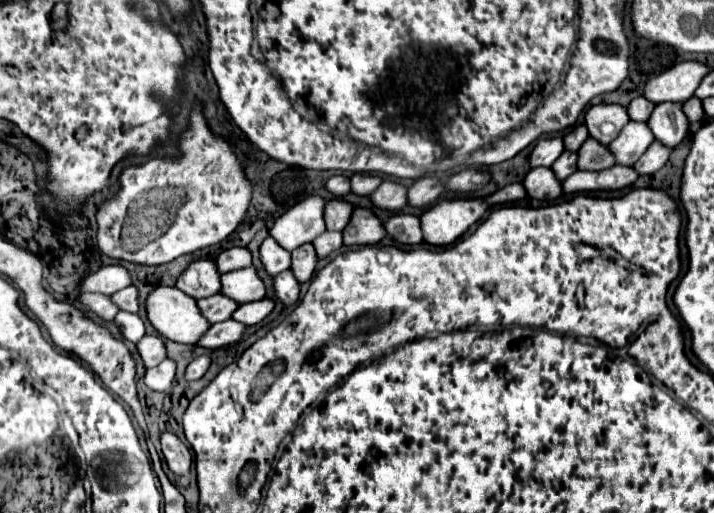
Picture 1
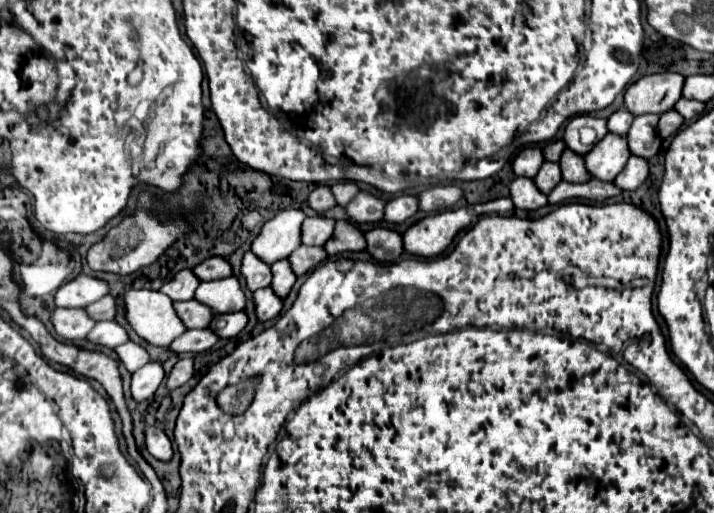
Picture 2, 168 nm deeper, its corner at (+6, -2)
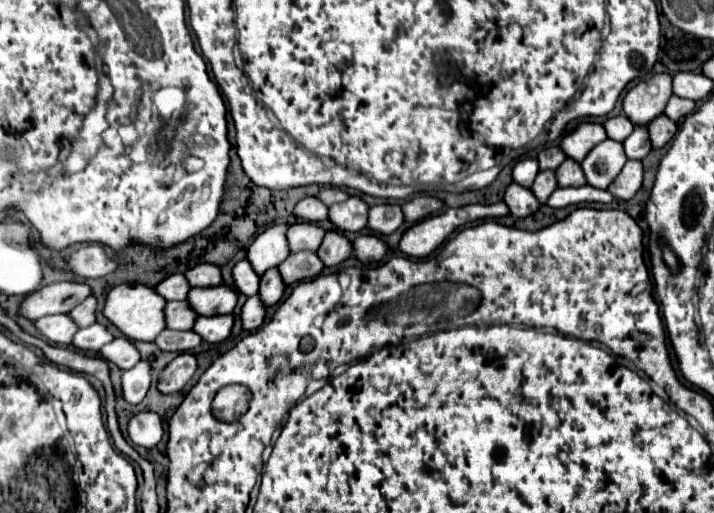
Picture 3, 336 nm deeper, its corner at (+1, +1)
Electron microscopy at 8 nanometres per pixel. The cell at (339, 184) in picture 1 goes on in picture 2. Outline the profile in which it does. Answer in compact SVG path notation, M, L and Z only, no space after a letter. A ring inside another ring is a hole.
M318 186L318 188L314 188L314 190L310 192L310 196L308 196L308 206L310 206L314 212L322 214L322 212L334 208L334 206L336 206L336 200L332 198L332 192L328 190L328 186Z

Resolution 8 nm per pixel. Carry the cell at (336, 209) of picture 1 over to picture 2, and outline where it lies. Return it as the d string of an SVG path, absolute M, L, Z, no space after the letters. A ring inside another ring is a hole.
M320 216L306 218L300 228L300 240L306 246L322 246L332 236L334 220L326 220Z

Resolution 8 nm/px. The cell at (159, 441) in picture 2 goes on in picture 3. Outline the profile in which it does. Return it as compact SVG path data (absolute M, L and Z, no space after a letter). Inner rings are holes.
M145 411L145 413L137 413L131 421L129 421L129 439L135 445L153 449L159 445L159 441L163 439L163 425L161 425L161 417L157 413Z

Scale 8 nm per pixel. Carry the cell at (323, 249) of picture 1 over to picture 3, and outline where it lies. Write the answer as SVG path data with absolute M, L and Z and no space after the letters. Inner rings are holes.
M299 251L299 253L291 253L289 259L285 259L285 263L279 265L281 277L285 279L287 285L299 283L303 279L313 279L321 273L323 265L321 259L317 257L315 251Z

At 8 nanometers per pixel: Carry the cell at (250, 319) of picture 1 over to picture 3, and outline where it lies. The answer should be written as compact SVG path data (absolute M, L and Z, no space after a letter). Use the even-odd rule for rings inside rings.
M213 315L213 317L199 317L193 331L199 333L209 343L221 343L231 335L233 329L233 315Z

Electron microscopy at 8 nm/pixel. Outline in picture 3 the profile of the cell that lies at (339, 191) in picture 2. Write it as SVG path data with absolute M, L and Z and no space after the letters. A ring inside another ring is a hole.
M325 187L319 195L317 195L325 205L333 205L333 203L341 203L345 199L349 199L349 195L343 191L343 189L337 189L337 187Z

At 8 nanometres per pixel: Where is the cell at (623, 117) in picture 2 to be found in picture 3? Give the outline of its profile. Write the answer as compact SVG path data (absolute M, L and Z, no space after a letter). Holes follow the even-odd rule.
M617 115L617 117L611 117L611 119L605 121L605 131L607 131L609 139L623 141L623 139L627 139L631 135L633 123L625 115Z

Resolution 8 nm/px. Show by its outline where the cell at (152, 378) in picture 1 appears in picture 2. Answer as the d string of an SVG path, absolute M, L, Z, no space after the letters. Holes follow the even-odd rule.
M148 362L146 366L142 366L140 370L136 370L132 374L132 382L130 382L130 394L132 394L132 398L136 402L150 400L162 380L164 380L162 366L158 362Z

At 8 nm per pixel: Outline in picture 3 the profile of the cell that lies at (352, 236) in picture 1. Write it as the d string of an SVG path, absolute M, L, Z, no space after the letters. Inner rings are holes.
M327 231L321 247L317 249L317 255L321 257L321 261L331 267L331 265L339 265L341 261L349 259L353 253L351 241L339 233L339 231Z

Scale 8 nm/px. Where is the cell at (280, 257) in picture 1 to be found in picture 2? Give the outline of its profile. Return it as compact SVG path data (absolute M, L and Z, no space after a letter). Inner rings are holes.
M246 252L242 258L242 266L240 266L242 276L246 278L246 286L248 290L258 290L258 288L266 288L272 282L272 272L270 266L260 262L252 252Z

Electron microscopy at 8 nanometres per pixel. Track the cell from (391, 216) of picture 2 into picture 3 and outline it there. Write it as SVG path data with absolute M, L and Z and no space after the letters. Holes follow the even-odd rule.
M383 203L383 205L375 205L369 211L369 227L375 233L381 235L389 235L393 233L401 223L405 221L405 215L401 211L401 205L397 203Z

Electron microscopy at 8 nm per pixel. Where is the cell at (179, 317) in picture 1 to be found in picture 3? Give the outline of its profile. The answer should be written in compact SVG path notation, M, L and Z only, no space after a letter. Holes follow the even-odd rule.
M117 285L107 295L105 303L105 317L117 325L129 339L133 341L155 341L155 337L167 329L165 327L165 299L157 295L155 289L147 285Z

